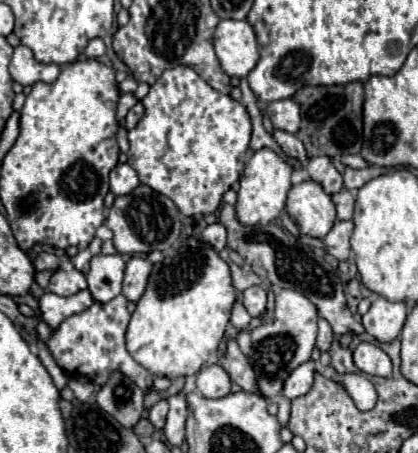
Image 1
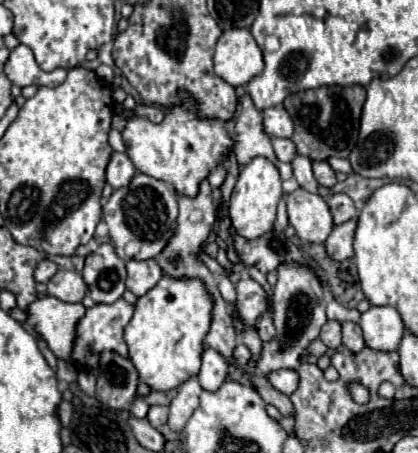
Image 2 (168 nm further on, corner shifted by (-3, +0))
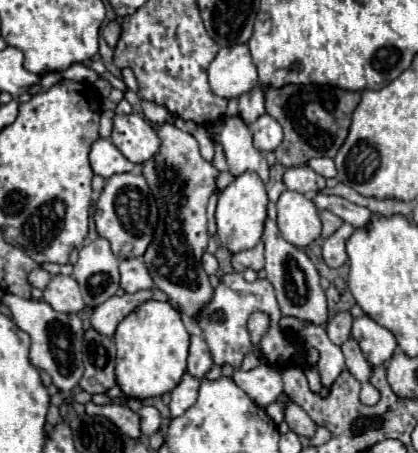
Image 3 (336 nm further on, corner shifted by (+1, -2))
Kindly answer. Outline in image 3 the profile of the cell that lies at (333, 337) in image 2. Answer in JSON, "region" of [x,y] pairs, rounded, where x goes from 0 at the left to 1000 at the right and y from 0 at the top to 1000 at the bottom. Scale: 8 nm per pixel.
{"region":[[[809,689],[809,693],[780,715],[785,746],[789,746],[804,764],[818,764],[818,759],[837,746],[837,724],[842,724],[842,698],[837,698],[837,689]]]}

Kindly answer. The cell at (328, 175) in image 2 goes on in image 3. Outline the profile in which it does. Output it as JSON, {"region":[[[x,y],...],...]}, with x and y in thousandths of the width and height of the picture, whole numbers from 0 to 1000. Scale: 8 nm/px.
{"region":[[[737,366],[689,371],[679,380],[675,402],[684,406],[689,419],[708,419],[708,424],[732,428],[732,433],[746,433],[746,428],[766,424],[770,415],[780,415],[780,397],[766,384],[756,384],[751,375],[742,375]]]}

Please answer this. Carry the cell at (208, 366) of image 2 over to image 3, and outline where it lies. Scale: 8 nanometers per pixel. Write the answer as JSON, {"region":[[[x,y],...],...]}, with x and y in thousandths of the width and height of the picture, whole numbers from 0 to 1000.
{"region":[[[455,742],[455,777],[450,777],[450,821],[469,834],[488,834],[488,826],[507,812],[502,768],[483,742]]]}

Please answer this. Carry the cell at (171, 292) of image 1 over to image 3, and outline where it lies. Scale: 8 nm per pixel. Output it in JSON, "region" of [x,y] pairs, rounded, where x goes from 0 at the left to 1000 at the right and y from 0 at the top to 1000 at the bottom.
{"region":[[[354,662],[316,684],[273,733],[278,759],[278,848],[306,879],[349,883],[411,865],[445,821],[455,737],[440,724],[435,698],[407,667]]]}

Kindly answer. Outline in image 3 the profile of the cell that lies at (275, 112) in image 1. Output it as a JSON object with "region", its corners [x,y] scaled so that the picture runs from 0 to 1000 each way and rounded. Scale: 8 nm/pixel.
{"region":[[[641,252],[622,256],[622,260],[598,278],[598,287],[603,287],[608,322],[612,322],[612,331],[622,331],[622,336],[651,336],[651,331],[660,331],[660,322],[675,313],[670,274],[665,274],[651,256],[641,256]]]}

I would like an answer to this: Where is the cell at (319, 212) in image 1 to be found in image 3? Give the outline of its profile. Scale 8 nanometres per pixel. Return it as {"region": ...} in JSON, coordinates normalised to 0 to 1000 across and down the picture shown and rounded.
{"region":[[[684,419],[665,437],[660,459],[665,459],[665,481],[660,481],[665,503],[694,539],[727,547],[766,521],[770,494],[761,464],[751,446],[727,428]]]}

